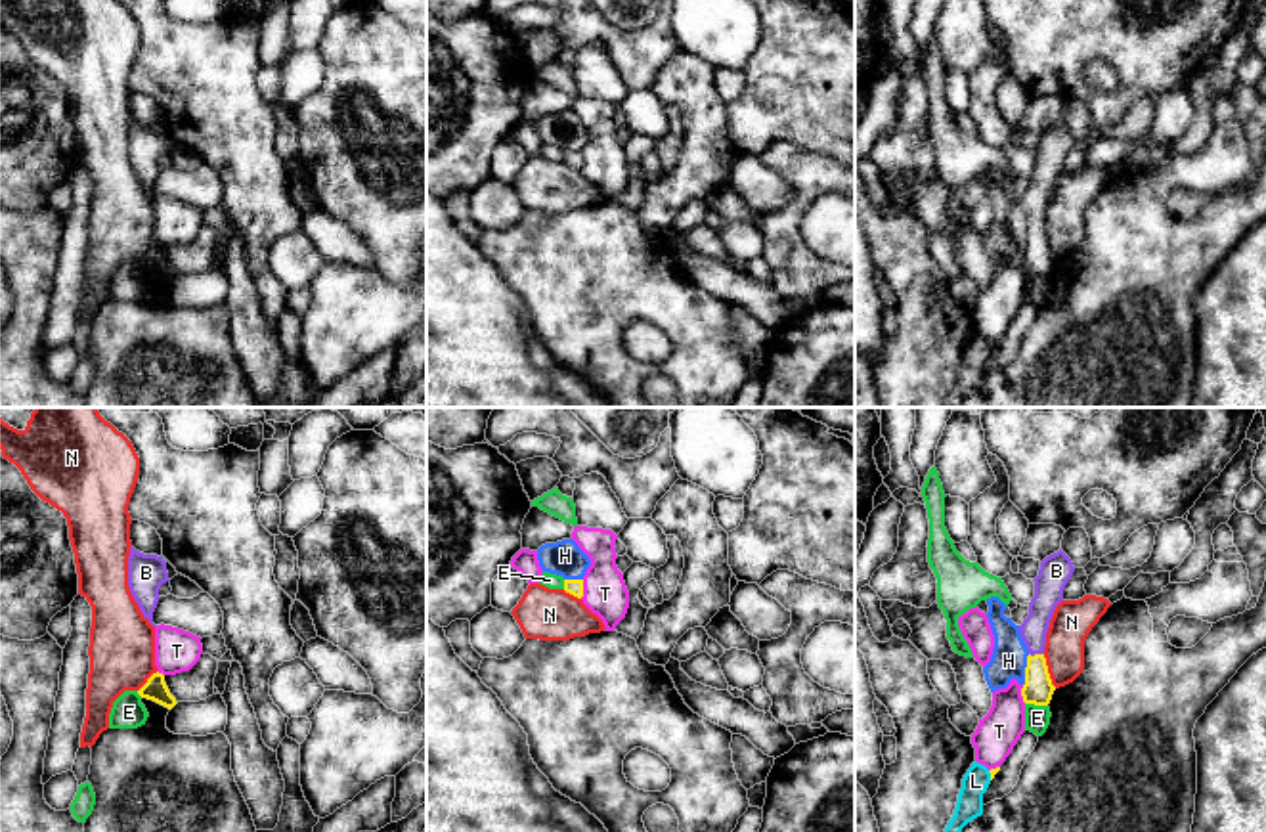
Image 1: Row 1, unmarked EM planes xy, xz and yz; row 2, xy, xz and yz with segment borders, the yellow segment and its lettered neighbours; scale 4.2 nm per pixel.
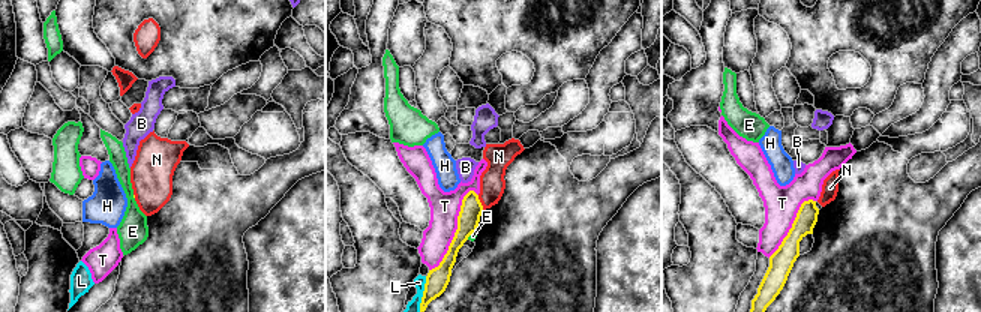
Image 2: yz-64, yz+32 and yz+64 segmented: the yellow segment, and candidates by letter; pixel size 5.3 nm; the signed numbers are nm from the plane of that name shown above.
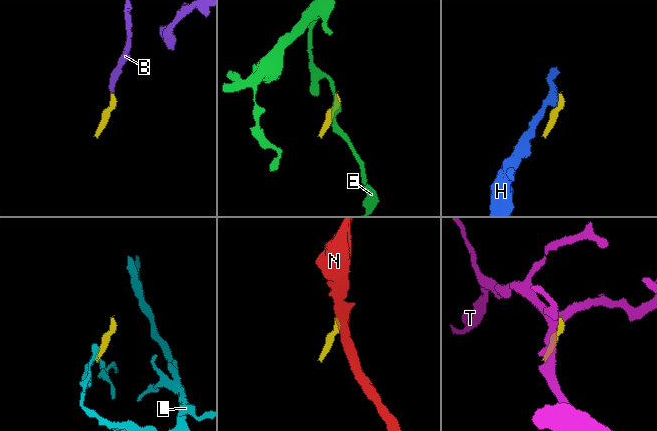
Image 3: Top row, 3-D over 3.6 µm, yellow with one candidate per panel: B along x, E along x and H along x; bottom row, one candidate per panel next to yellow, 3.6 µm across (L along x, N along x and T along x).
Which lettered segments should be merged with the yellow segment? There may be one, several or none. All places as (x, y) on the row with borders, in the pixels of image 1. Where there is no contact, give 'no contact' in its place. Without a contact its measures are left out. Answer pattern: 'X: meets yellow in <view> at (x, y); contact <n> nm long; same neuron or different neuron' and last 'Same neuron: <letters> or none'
B: meets yellow in yz at (1037, 655); contact 60 nm long; same neuron
E: meets yellow in yz at (1037, 704); contact 100 nm long; different neuron
H: meets yellow in yz at (1025, 670); contact 140 nm long; different neuron
L: meets yellow in yz at (991, 775); contact 40 nm long; different neuron
N: meets yellow in yz at (1047, 672); contact 160 nm long; different neuron
T: meets yellow in xz at (582, 590); contact 80 nm long; different neuron
Same neuron: B

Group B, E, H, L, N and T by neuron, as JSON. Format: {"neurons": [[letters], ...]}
{"neurons": [["B"], ["E"], ["H"], ["L"], ["N"], ["T"]]}

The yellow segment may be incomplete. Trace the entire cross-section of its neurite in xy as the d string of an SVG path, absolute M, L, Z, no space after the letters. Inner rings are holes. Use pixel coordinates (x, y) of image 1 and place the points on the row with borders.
M159 671L147 679L147 683L138 690L138 694L168 710L172 710L178 704L164 683L164 675Z

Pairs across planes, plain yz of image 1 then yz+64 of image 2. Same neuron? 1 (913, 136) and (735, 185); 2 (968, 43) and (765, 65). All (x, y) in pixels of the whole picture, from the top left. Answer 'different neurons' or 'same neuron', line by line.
1: different neurons
2: different neurons

